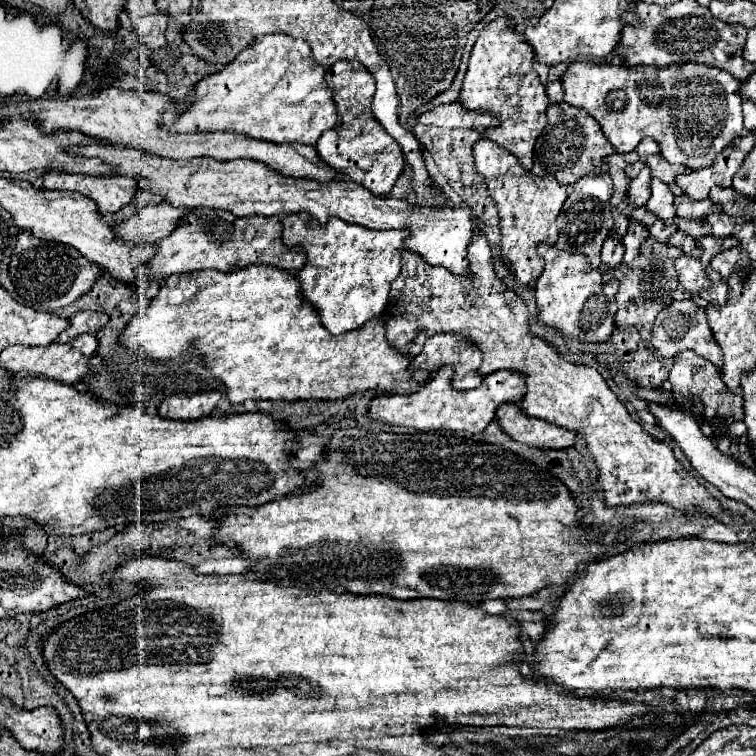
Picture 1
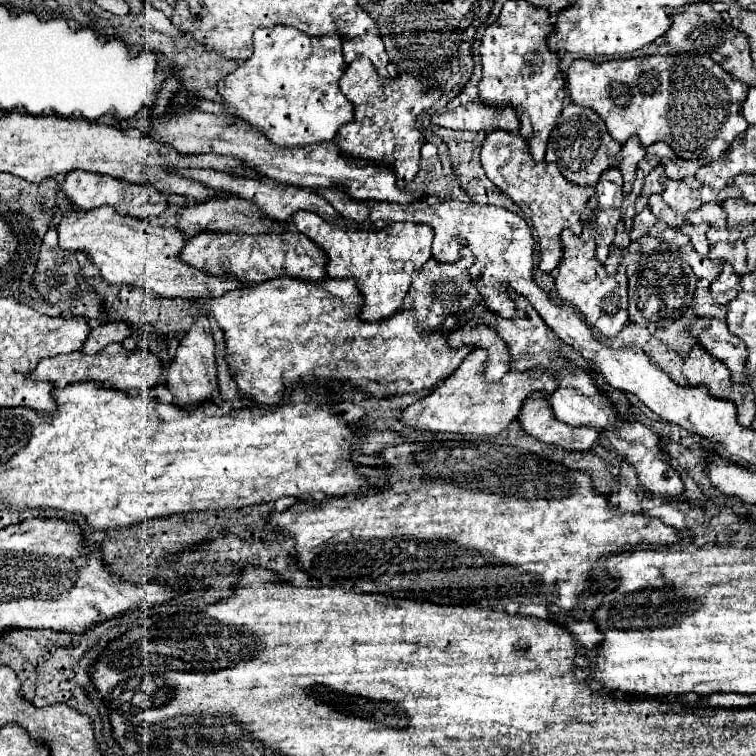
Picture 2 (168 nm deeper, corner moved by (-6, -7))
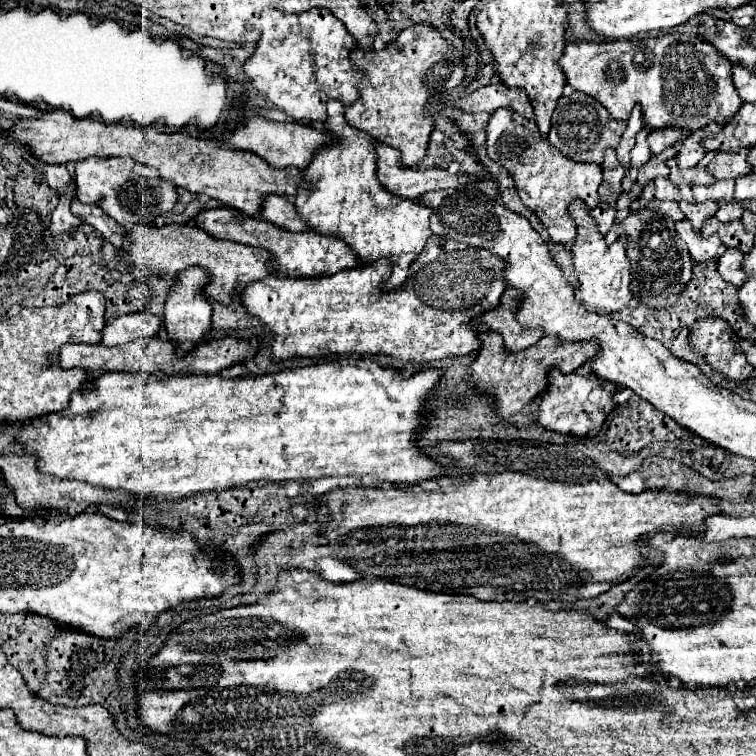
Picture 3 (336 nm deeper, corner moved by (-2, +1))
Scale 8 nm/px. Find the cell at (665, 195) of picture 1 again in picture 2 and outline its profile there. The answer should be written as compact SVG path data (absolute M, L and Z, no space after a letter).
M665 175L661 177L663 181L663 201L677 213L689 213L689 211L695 211L701 201L693 199L691 197L691 189L683 183L683 181L673 181L673 179L667 179Z

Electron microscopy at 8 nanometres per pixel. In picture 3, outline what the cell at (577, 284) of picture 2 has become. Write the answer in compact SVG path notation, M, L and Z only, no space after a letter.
M575 199L569 207L571 217L577 223L577 237L573 243L573 267L581 281L581 301L593 311L615 313L631 301L631 263L625 255L627 237L621 235L615 243L607 245L603 235L597 229L595 219L591 219L587 205L581 199Z

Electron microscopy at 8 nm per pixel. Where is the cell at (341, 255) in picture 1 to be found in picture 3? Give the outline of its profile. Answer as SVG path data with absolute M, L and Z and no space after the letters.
M327 101L325 131L331 137L331 143L327 143L321 153L315 153L315 159L305 169L305 181L313 187L311 191L299 189L295 195L295 207L305 223L313 227L313 231L343 239L357 251L361 261L373 263L381 257L391 257L393 275L389 277L387 287L395 289L407 279L409 265L415 261L425 241L431 237L431 207L421 205L419 201L397 197L381 187L375 175L375 139L351 127L345 121L343 113L345 105L341 101Z

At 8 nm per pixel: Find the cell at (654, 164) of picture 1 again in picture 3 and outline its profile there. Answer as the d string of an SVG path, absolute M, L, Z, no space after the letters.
M705 127L683 137L679 141L679 155L677 155L677 161L679 161L679 167L685 169L685 167L695 167L705 155L707 155L707 149L703 145L703 139L707 137L705 133Z

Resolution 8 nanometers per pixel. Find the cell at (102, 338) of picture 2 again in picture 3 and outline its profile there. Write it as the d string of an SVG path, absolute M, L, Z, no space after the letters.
M147 311L131 313L107 323L101 343L107 347L125 345L143 337L157 337L159 329L161 329L161 319L157 315Z

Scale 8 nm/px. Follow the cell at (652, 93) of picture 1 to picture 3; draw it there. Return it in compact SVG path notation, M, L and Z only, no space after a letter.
M669 33L661 37L643 37L643 39L619 39L619 41L577 41L565 47L565 53L559 59L561 69L565 71L567 83L597 99L613 119L625 121L631 115L635 103L643 107L645 125L651 129L657 127L683 127L687 131L697 131L707 125L711 119L729 121L735 111L741 107L741 97L731 79L731 61L723 57L711 43L699 39L697 35Z

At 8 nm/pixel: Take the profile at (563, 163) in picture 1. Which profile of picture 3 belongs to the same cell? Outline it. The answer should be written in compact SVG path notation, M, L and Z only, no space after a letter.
M573 91L569 97L561 97L553 111L551 131L547 141L559 151L579 163L603 163L603 153L607 147L617 147L627 123L613 119L603 105L581 91Z

